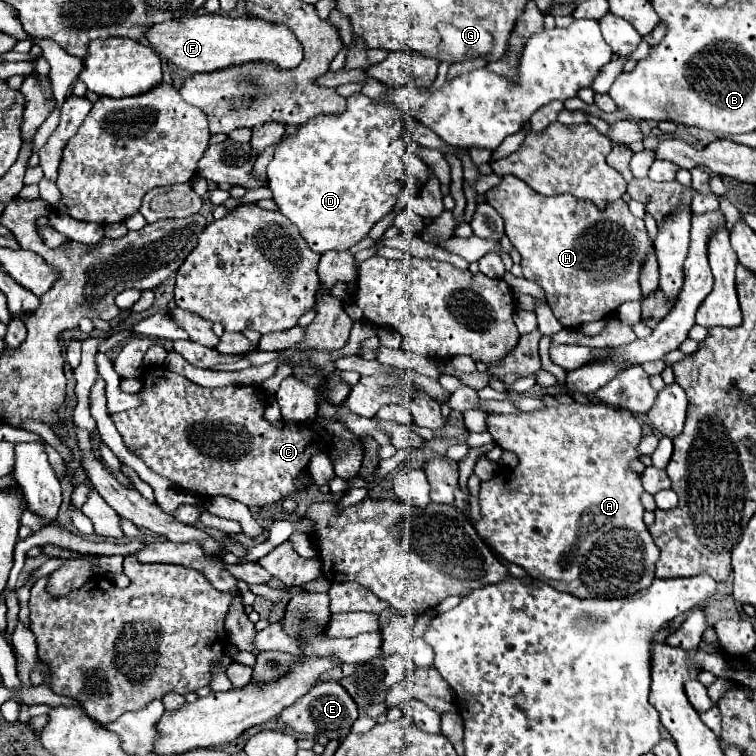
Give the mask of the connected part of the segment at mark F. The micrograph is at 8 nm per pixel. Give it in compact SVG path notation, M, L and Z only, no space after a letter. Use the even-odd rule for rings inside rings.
M222 13L188 15L184 21L172 19L152 25L144 31L144 37L158 55L190 73L216 71L248 61L270 61L282 69L294 69L304 57L302 45L290 29L256 17L228 17Z

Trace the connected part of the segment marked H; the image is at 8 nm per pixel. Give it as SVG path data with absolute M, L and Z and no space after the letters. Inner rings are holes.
M506 175L498 187L486 193L486 201L502 215L506 235L522 257L524 277L544 289L546 301L564 327L580 327L588 321L600 321L614 313L622 303L642 299L638 279L648 253L654 249L654 243L646 233L644 221L634 217L628 209L628 203L622 199L616 199L604 209L598 209L596 203L576 199L572 195L544 197L518 177Z

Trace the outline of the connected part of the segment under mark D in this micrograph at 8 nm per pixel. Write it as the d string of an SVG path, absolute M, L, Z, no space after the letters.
M575 19L568 27L542 29L534 33L524 45L514 79L494 75L494 71L482 67L454 79L446 79L446 83L434 91L428 87L418 89L408 85L388 87L384 95L392 95L392 99L370 99L364 93L354 93L346 99L344 113L318 115L298 125L294 135L284 135L274 151L274 161L270 161L268 165L268 187L274 193L274 201L280 213L300 229L300 235L306 239L312 251L346 251L348 247L364 239L370 227L384 215L388 215L398 199L404 175L402 155L408 151L408 141L402 137L402 129L406 129L408 117L434 131L448 145L456 145L462 149L480 147L494 151L508 135L520 131L524 123L530 121L534 111L552 101L566 101L570 97L576 97L578 89L590 87L598 71L606 63L610 63L610 59L612 49L600 33L599 22L596 19Z

